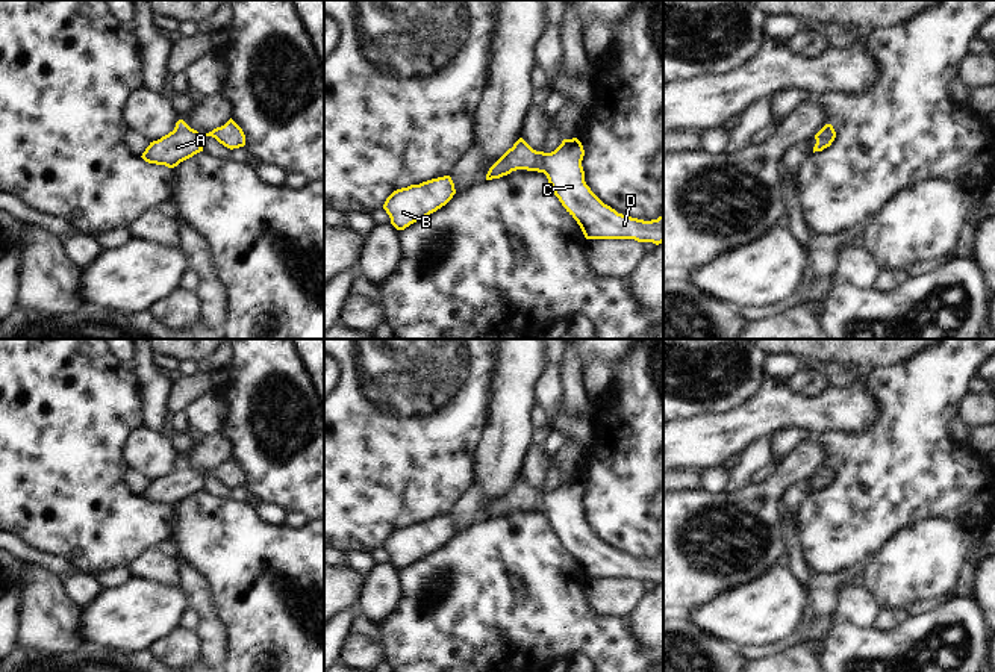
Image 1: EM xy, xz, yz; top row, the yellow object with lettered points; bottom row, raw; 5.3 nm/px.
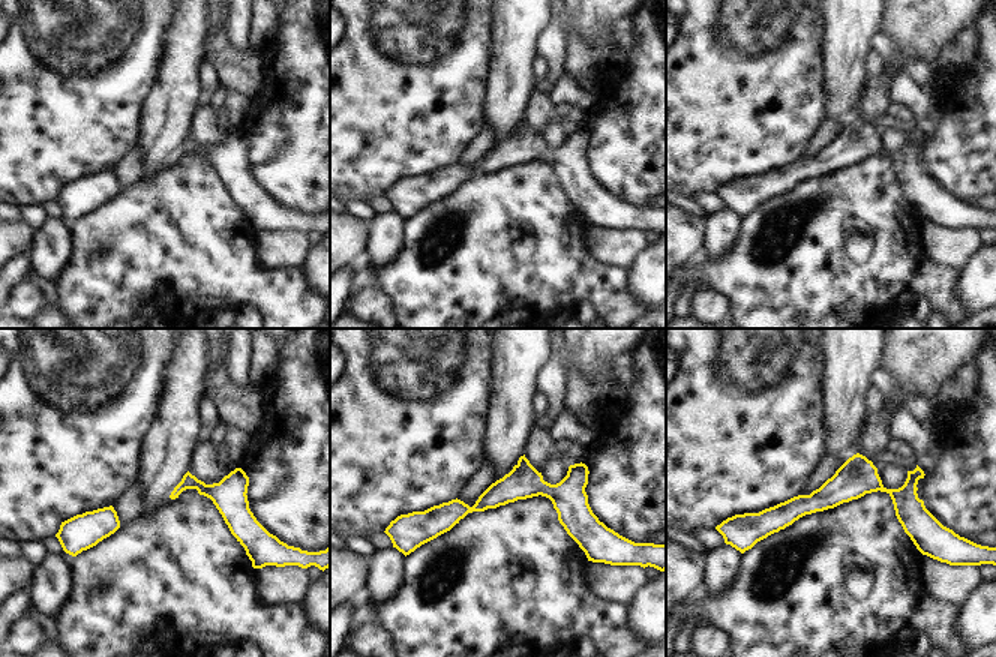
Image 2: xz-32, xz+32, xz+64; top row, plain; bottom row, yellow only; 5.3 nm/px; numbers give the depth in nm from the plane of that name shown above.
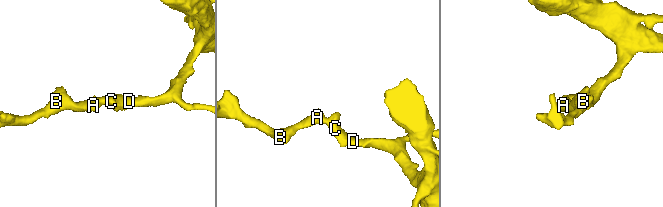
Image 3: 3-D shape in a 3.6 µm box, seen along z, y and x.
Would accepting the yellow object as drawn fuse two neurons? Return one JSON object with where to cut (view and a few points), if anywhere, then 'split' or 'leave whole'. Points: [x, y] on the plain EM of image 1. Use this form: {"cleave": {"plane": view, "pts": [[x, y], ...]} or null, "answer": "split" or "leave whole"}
{"cleave": null, "answer": "leave whole"}

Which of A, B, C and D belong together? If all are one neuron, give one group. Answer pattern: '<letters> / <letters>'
A B C D

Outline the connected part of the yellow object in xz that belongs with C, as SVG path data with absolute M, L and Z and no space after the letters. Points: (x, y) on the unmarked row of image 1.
M522 477L488 510L486 519L516 509L544 512L566 551L577 560L586 578L635 578L663 581L663 555L644 560L618 552L586 524L582 499L585 489L577 477L563 478L551 492L533 489Z

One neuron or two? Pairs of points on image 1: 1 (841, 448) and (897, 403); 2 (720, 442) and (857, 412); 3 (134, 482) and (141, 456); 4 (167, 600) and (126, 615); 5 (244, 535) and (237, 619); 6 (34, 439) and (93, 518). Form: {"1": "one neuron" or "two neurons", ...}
{"1": "one neuron", "2": "one neuron", "3": "two neurons", "4": "one neuron", "5": "one neuron", "6": "one neuron"}

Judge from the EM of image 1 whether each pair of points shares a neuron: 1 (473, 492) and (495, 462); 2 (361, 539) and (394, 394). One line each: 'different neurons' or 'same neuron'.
1: different neurons
2: same neuron

